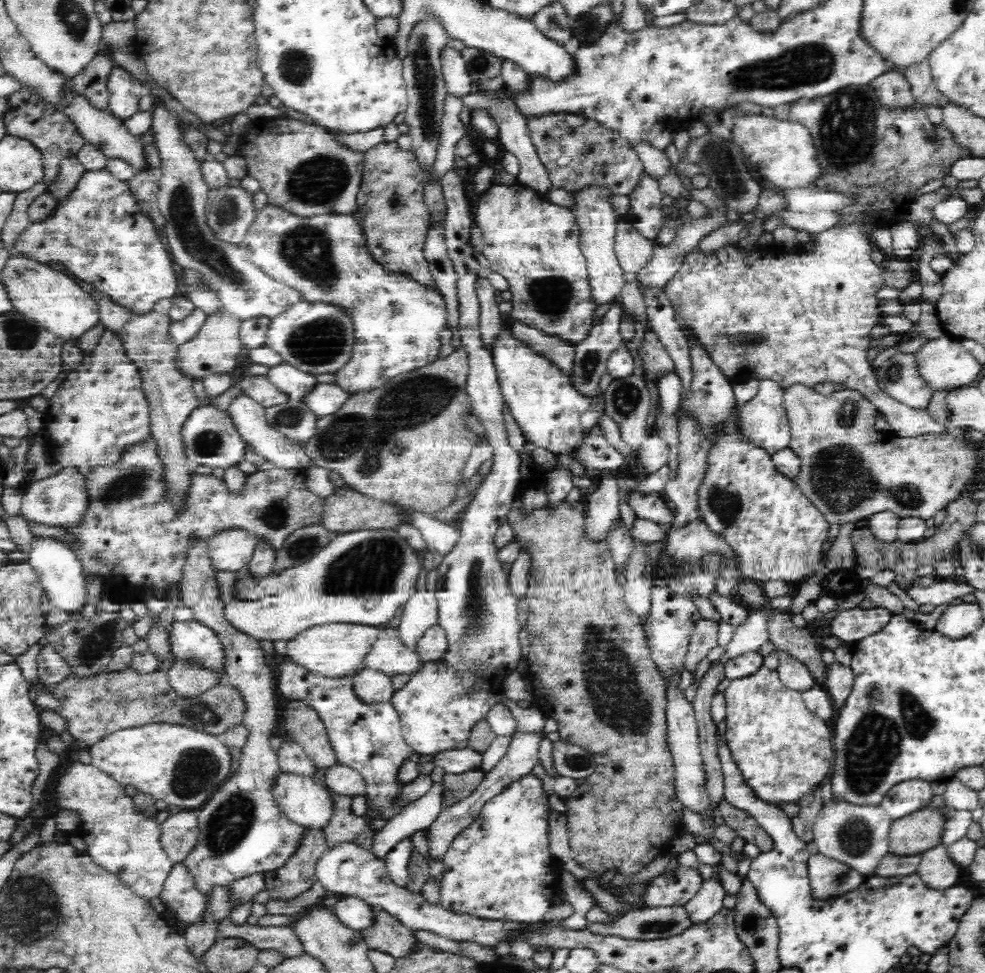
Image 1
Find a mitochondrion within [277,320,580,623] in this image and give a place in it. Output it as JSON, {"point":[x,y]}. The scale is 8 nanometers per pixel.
{"point":[405,405]}

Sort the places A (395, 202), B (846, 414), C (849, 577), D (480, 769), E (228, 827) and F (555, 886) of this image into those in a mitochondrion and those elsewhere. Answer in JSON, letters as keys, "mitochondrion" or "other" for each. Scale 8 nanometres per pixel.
{"A":"other","B":"mitochondrion","C":"other","D":"other","E":"mitochondrion","F":"other"}

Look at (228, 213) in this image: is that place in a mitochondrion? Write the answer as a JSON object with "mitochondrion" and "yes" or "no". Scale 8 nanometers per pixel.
{"mitochondrion":"yes"}

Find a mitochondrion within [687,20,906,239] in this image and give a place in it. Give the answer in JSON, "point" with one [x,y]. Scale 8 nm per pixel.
{"point":[849,118]}

